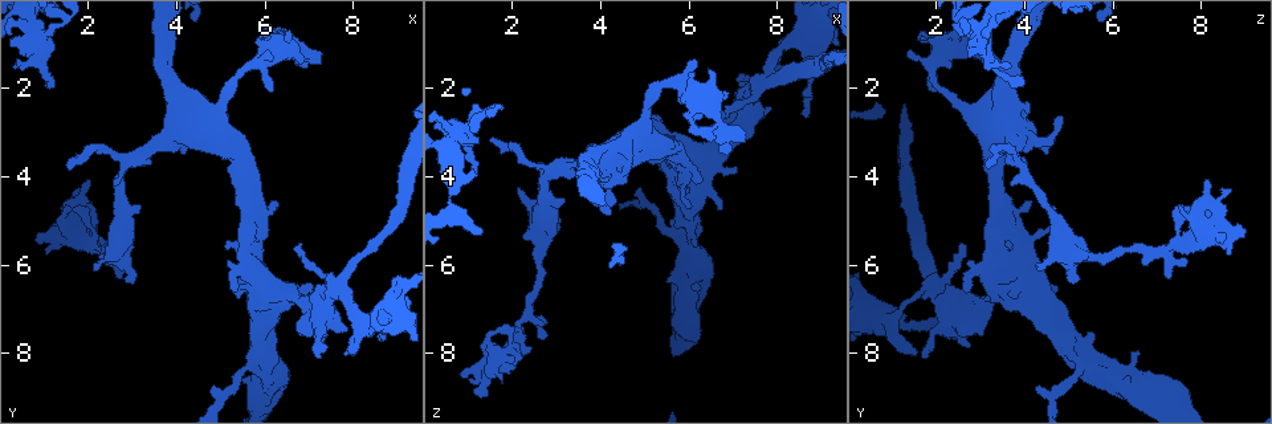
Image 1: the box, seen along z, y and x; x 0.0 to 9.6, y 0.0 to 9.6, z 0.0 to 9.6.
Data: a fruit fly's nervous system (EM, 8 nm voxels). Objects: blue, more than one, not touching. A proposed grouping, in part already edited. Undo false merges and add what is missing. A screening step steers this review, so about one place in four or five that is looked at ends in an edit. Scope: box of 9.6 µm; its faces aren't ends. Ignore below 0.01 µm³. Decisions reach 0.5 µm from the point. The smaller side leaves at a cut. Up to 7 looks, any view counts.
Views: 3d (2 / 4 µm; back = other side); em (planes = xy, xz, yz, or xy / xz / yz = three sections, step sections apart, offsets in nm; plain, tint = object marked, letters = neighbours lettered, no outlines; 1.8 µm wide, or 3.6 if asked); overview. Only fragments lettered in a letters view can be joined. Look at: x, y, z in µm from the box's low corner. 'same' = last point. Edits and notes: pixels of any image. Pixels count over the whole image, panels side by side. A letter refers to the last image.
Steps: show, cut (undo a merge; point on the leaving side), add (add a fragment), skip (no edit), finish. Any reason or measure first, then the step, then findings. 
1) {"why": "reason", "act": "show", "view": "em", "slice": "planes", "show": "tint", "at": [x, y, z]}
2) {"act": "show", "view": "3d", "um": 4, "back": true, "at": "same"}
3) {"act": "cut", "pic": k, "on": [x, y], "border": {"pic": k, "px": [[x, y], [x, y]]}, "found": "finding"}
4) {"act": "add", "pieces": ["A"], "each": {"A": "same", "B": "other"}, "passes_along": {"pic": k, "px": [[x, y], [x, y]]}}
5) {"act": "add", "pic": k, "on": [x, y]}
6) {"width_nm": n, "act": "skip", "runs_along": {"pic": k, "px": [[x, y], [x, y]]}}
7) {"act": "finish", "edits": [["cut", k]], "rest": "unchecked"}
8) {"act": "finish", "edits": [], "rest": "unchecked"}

{"why": "closes a loop", "act": "show", "view": "em", "slice": "planes", "show": "letters", "at": [5.55, 5.50, 3.45]}

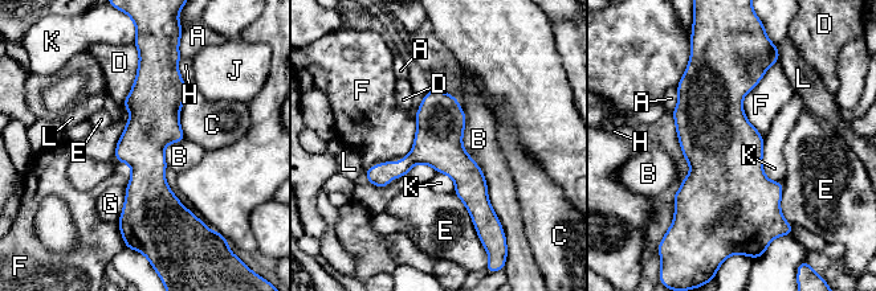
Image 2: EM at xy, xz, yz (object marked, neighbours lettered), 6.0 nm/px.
{"width_nm": 300, "act": "skip", "each": {"A": "other", "B": "other", "C": "other", "D": "other", "E": "other", "F": "other", "G": "other", "H": "other", "J": "other", "K": "other", "L": "other"}, "runs_along": {"pic": 2, "px": [[149, 66], [147, 204], [135, 225]]}, "found": "continuous, no second neuron"}

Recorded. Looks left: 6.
{"why": "stops while still wide", "act": "show", "view": "3d", "um": 4, "at": [4.10, 2.35, 4.10]}

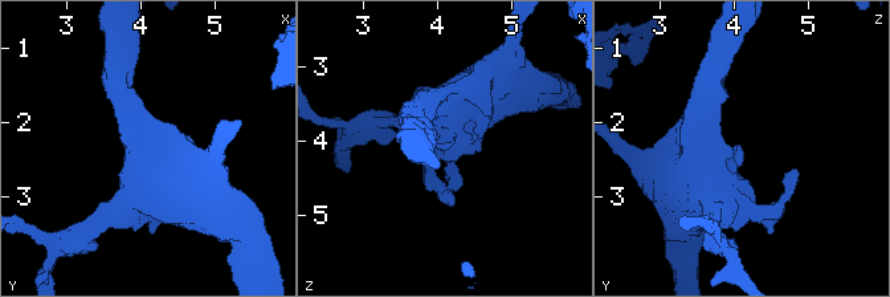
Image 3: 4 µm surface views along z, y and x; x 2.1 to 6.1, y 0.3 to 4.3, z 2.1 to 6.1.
{"why": "now the EM", "act": "show", "view": "em", "slice": "planes", "show": "letters", "at": [4.05, 2.35, 4.05]}

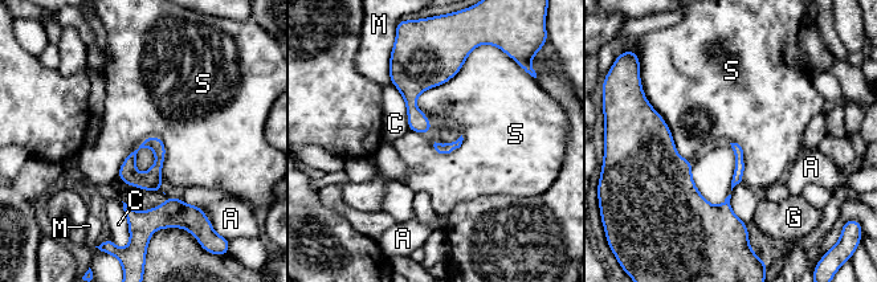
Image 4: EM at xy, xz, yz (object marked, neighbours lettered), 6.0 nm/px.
{"act": "skip", "each": {"A": "other", "C": "other", "G": "other", "M": "other", "S": "other"}, "runs_along": {"pic": 4, "px": [[155, 139], [156, 186], [168, 204], [133, 224]]}, "found": "none of them fits"}

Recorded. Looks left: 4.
{"why": "sudden change in width", "act": "show", "view": "em", "um": 3.6, "slice": "yz", "step": 4, "show": "tint", "at": [7.55, 6.55, 1.95]}

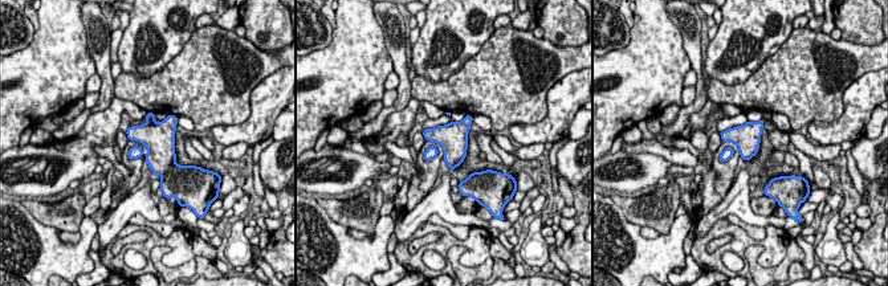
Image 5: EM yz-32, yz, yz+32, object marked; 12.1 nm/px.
{"why": "cut it another way", "act": "show", "view": "em", "um": 3.6, "slice": "planes", "show": "letters", "at": "same"}

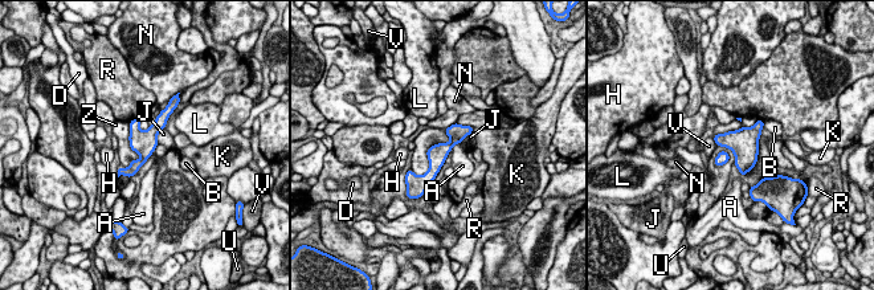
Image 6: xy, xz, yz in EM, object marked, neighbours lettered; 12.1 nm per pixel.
{"width_nm": 240, "act": "skip", "each": {"A": "other", "B": "other", "D": "other", "H": "other", "J": "other", "K": "other", "L": "other", "N": "other", "R": "other", "U": "other", "V": "other", "Z": "other"}, "border": {"pic": 6, "px": [[445, 129], [415, 175]]}, "found": "continuous, no second neuron"}

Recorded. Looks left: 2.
{"act": "finish", "edits": [], "rest": "unchecked"}

